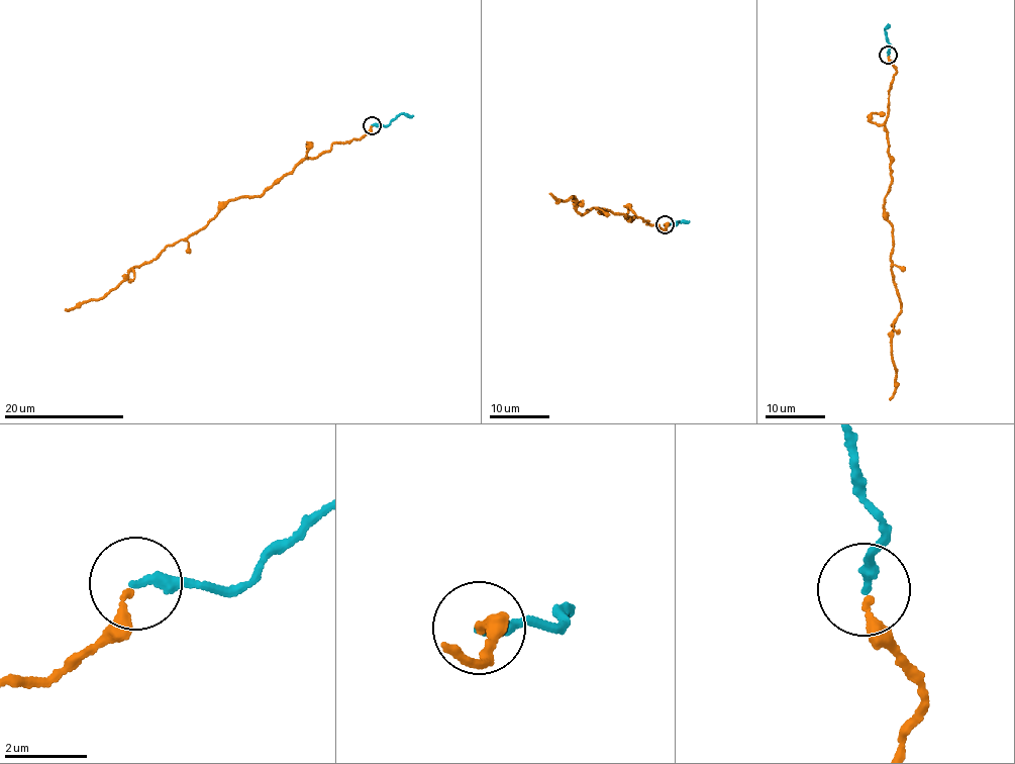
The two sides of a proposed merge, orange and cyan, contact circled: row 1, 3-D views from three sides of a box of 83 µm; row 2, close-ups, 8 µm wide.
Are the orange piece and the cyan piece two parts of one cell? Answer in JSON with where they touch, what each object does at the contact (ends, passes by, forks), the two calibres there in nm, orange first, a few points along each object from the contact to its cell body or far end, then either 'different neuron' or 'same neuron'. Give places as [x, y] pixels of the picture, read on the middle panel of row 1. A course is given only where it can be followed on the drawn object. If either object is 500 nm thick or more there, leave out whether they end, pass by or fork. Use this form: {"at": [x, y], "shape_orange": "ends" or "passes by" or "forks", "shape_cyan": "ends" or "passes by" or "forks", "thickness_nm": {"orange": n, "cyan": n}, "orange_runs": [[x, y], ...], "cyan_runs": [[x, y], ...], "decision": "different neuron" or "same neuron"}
{"at": [665, 224], "shape_orange": "ends", "shape_cyan": "ends", "thickness_nm": {"orange": 190, "cyan": 240}, "orange_runs": [[665, 225], [664, 229], [597, 207], [584, 214], [577, 211], [575, 196], [555, 199], [549, 192]], "cyan_runs": [[664, 224], [689, 220]], "decision": "same neuron"}

